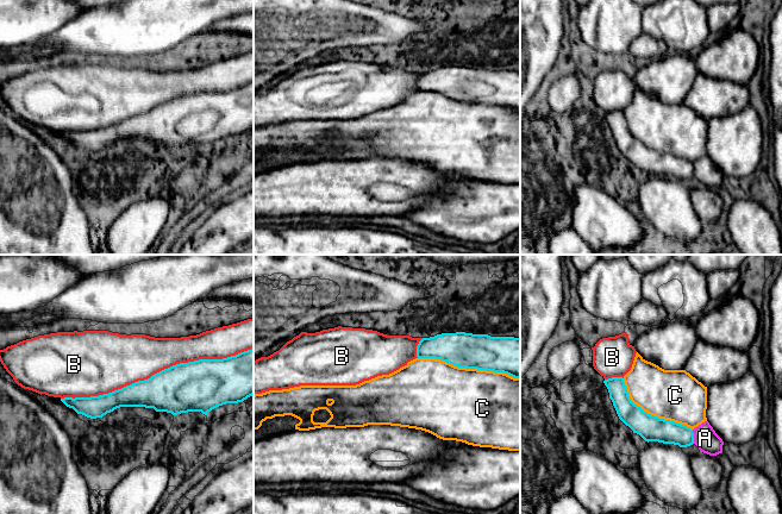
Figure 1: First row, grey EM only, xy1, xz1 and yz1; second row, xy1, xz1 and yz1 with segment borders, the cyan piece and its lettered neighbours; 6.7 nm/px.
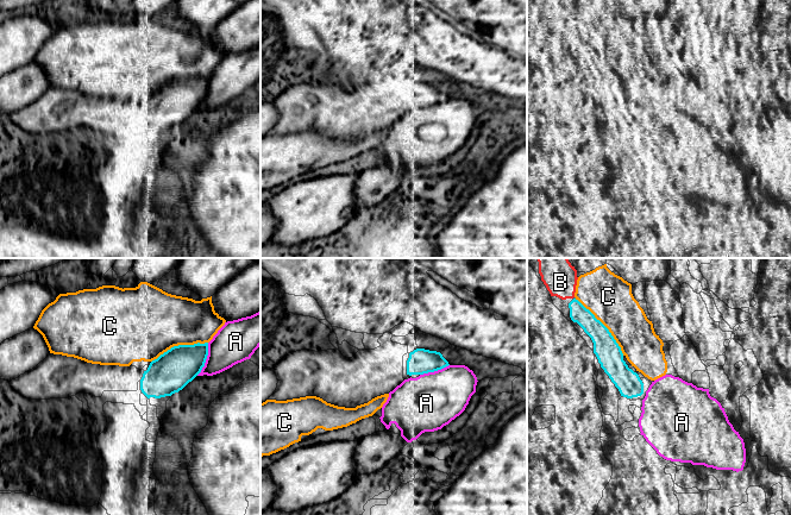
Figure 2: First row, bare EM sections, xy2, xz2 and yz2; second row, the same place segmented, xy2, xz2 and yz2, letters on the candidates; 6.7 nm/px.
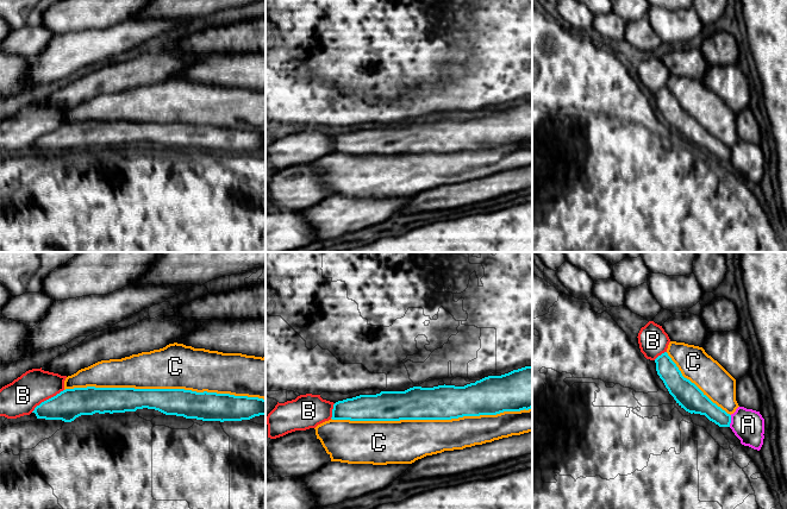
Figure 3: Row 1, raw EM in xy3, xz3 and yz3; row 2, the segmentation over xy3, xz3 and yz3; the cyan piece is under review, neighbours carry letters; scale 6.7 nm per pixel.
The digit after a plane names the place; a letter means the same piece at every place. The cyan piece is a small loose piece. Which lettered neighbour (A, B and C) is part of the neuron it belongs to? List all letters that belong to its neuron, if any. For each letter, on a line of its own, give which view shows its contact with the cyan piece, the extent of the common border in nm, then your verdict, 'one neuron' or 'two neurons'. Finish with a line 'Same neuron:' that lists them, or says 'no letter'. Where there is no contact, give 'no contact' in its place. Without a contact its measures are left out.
A: xy2 | 240 nm | two neurons
B: xy1 | 1350 nm | two neurons
C: xy3 | 1350 nm | two neurons
Same neuron: no letter

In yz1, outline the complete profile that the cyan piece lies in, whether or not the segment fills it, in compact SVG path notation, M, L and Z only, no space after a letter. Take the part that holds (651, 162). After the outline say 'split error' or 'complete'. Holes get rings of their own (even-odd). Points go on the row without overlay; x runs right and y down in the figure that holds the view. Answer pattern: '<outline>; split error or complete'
M612 111L605 113L603 117L608 123L609 132L613 136L619 152L645 175L674 177L680 181L687 181L694 177L692 162L650 149L634 138L628 130L623 111Z; complete

